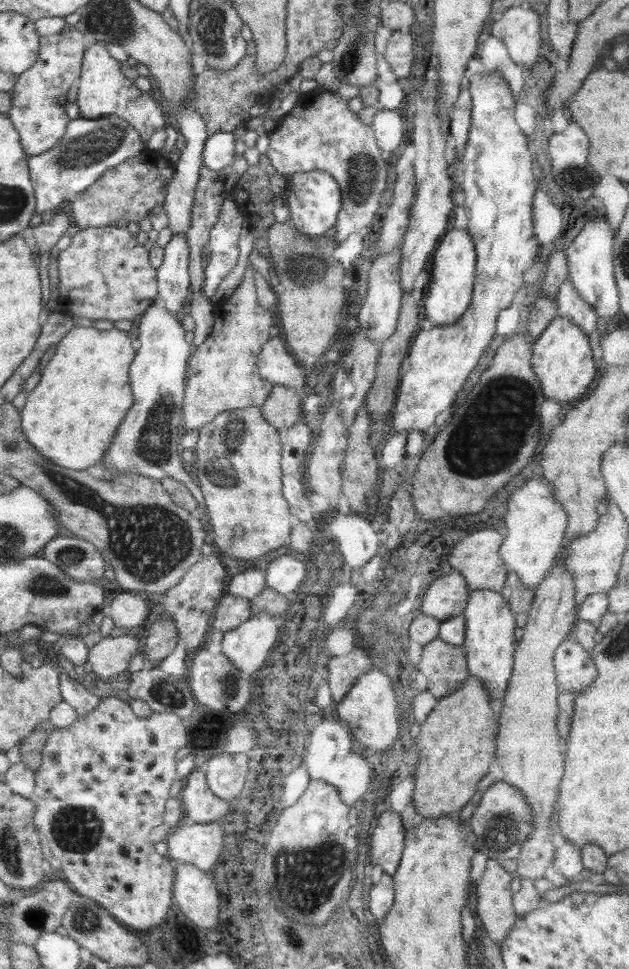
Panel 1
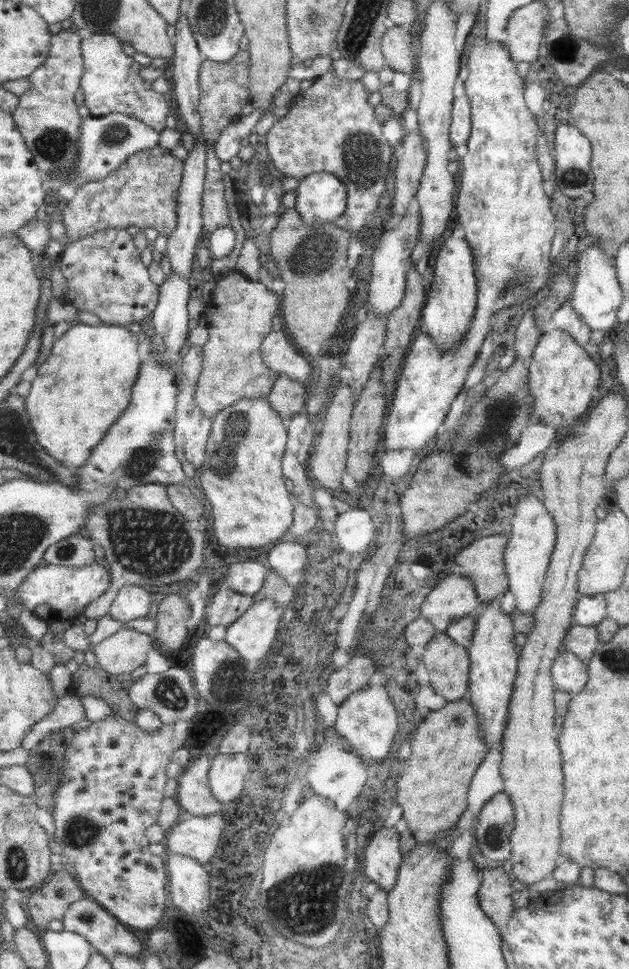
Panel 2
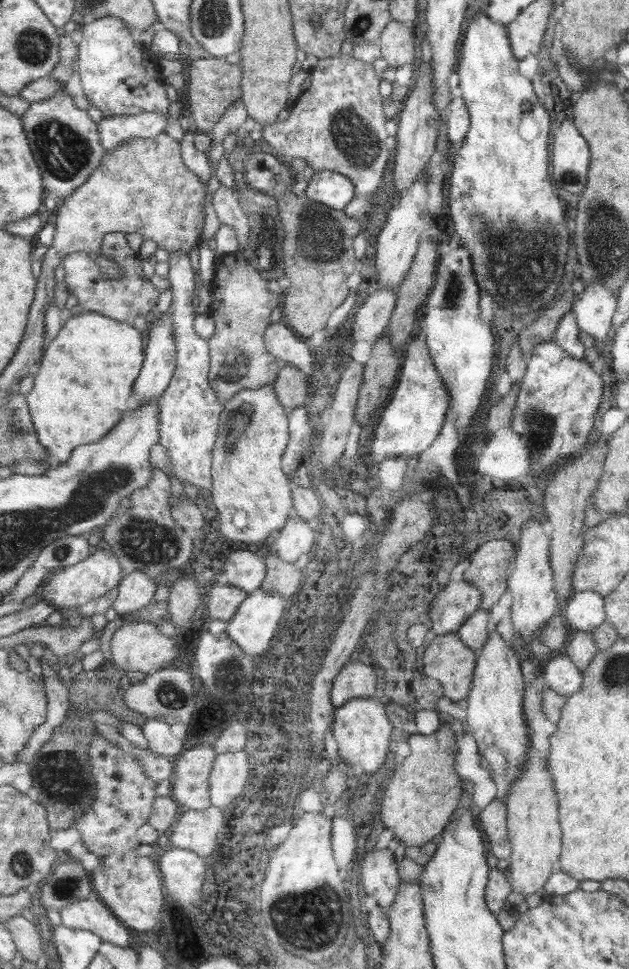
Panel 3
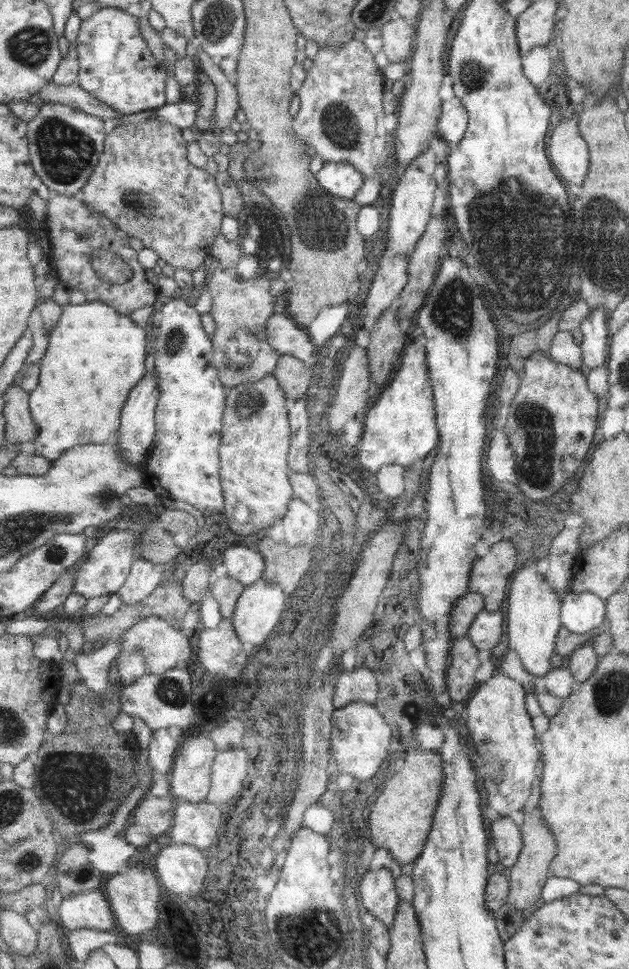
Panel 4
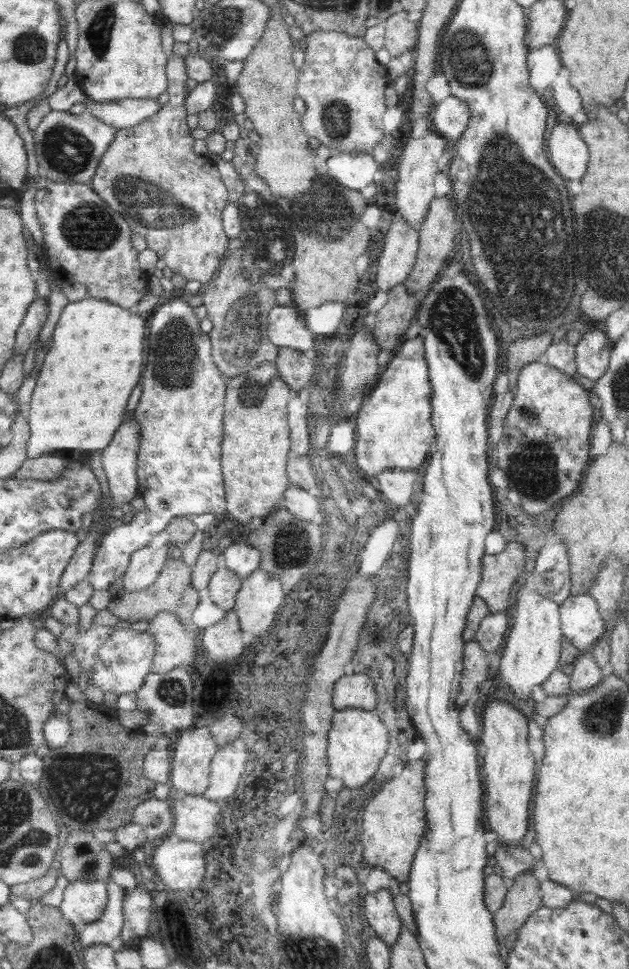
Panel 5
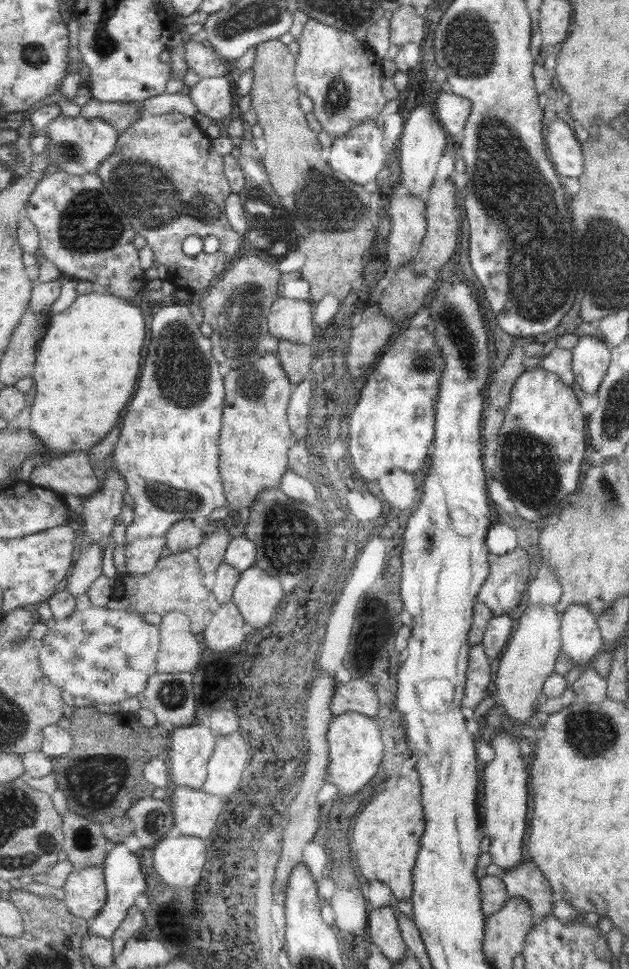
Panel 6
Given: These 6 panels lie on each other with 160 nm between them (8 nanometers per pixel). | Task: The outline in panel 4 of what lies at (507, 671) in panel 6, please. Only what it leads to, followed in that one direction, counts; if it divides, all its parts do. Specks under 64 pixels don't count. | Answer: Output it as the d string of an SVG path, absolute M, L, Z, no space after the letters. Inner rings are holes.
M530 559L514 574L508 592L508 640L509 647L524 670L533 678L542 678L552 669L550 658L556 652L555 638L562 626L560 611L561 597L552 592L546 578L539 573L538 559Z

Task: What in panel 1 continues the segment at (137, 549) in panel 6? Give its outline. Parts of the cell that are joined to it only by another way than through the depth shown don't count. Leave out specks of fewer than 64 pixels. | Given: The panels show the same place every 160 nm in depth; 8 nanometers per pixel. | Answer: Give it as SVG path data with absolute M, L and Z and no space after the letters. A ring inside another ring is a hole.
M125 590L110 602L106 612L115 626L127 628L129 632L142 632L147 623L146 615L152 614L144 599Z

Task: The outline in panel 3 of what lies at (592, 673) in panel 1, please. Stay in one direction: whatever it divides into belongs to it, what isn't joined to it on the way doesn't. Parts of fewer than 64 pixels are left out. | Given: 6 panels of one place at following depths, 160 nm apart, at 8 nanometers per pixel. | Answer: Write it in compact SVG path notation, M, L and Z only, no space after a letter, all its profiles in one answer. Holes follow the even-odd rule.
M555 653L544 667L546 686L562 696L578 692L583 683L583 673L567 655Z

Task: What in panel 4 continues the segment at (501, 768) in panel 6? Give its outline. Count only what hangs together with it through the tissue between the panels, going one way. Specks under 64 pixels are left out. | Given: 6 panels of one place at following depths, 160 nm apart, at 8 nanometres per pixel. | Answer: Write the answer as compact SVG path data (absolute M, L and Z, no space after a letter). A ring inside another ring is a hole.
M496 668L494 676L478 685L478 691L467 704L468 718L464 720L469 735L472 736L474 748L483 758L483 778L487 802L502 816L510 816L514 810L524 810L531 795L530 787L536 776L536 761L541 756L539 741L528 711L526 711L525 690L523 686L511 679L502 669ZM492 757L503 762L502 771L494 771L495 765L489 761Z

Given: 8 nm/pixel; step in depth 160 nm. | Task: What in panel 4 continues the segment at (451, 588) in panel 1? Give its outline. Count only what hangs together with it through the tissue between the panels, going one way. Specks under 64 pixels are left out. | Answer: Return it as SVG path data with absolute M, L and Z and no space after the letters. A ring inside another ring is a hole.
M468 592L452 605L449 616L449 630L454 637L467 634L474 617L484 611L484 601L480 594Z

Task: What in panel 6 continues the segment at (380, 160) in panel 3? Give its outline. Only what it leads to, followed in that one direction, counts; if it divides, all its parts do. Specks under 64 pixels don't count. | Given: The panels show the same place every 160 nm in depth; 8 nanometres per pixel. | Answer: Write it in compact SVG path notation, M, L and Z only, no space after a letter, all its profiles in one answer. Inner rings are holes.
M315 18L308 19L298 40L295 78L298 90L314 103L320 126L334 139L349 134L363 120L378 118L387 100L382 92L383 58L362 41Z

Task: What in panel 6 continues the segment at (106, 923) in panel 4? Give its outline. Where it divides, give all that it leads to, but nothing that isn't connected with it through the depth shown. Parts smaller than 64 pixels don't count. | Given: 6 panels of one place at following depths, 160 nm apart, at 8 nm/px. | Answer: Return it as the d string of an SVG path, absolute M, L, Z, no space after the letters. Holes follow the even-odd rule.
M100 866L72 871L62 888L65 892L63 902L70 914L83 919L94 918L107 899L103 869Z

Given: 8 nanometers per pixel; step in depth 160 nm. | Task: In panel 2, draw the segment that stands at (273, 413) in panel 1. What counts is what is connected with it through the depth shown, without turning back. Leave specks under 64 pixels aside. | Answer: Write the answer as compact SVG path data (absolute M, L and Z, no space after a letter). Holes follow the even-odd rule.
M285 374L279 375L266 397L270 406L285 421L298 414L302 409L310 407L308 387L305 382L292 380Z

